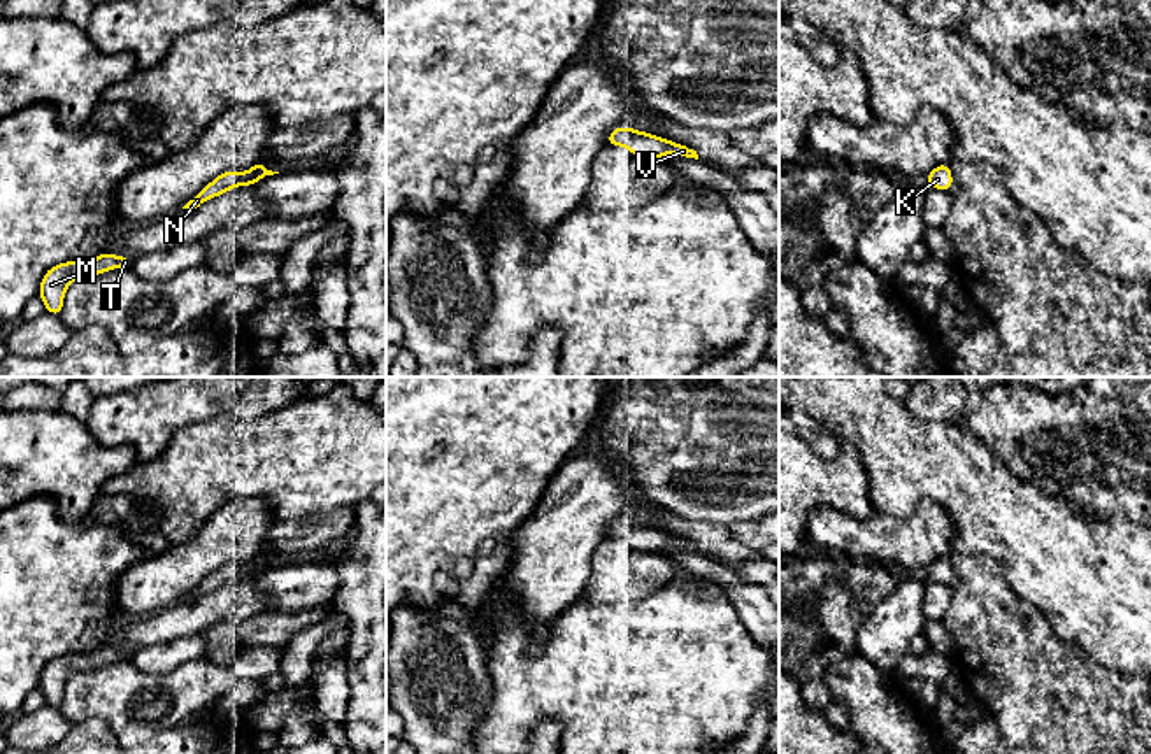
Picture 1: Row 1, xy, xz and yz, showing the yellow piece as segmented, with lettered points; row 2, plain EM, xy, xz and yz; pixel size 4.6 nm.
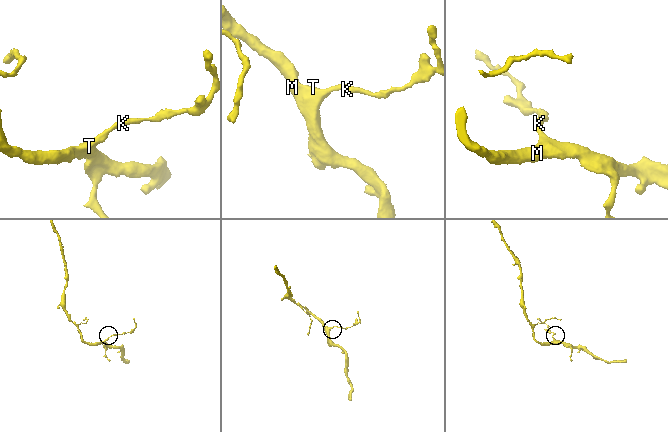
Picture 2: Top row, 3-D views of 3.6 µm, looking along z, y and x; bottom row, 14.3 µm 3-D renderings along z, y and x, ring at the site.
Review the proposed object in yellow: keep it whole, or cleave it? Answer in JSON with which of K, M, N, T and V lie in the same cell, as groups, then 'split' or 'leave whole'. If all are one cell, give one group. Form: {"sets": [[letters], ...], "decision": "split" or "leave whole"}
{"sets": [["K", "M", "N", "T", "V"]], "decision": "leave whole"}

